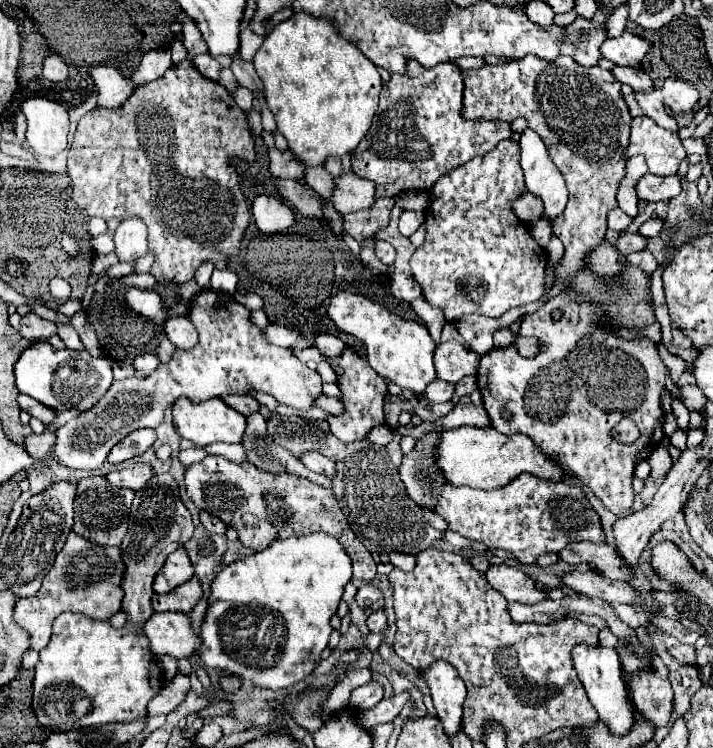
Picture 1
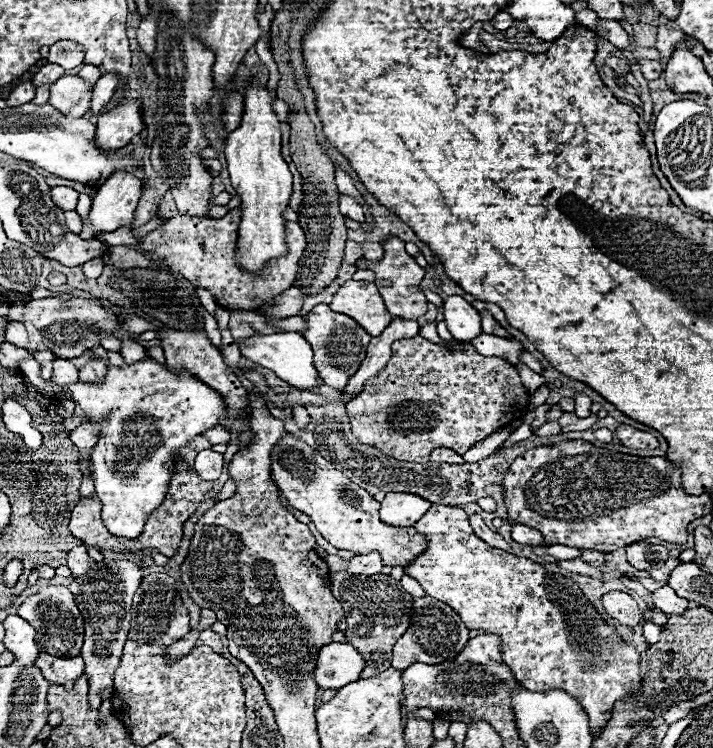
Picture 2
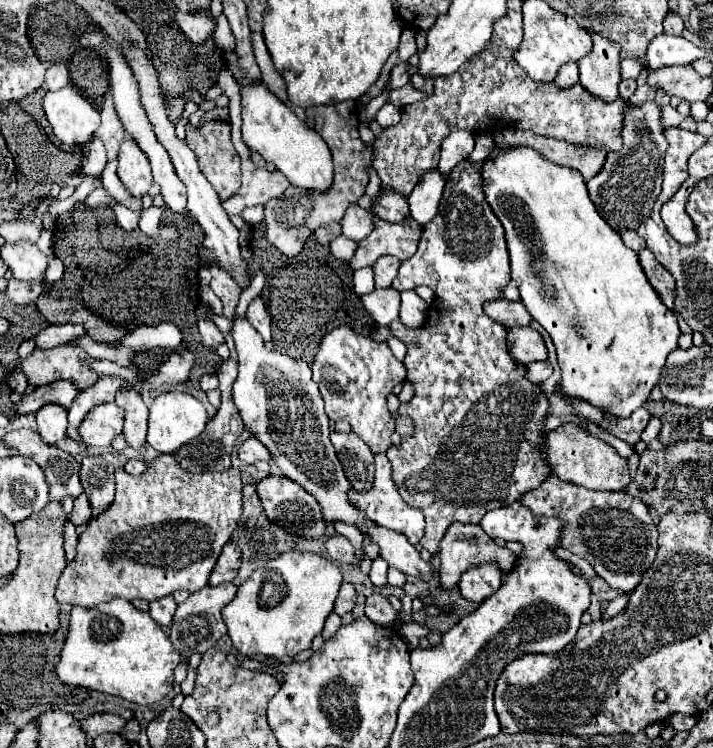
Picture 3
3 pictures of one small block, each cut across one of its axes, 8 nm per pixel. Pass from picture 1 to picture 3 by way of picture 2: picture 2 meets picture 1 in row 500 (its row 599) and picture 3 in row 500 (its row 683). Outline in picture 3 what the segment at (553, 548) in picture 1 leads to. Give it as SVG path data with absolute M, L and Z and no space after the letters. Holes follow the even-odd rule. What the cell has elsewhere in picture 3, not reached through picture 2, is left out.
M550 474L540 488L526 492L520 502L538 516L558 516L564 524L560 546L588 560L596 574L616 590L632 592L654 562L658 532L648 506L640 498L626 496L626 492L586 490Z

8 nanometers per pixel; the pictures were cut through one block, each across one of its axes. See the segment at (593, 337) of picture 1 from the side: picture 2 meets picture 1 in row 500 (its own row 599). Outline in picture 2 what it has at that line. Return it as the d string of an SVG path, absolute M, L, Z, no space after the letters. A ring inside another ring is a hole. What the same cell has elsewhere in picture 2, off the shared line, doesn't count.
M618 590L616 592L608 592L602 598L602 604L604 604L604 610L622 626L634 628L640 622L638 604L624 592L618 592Z

